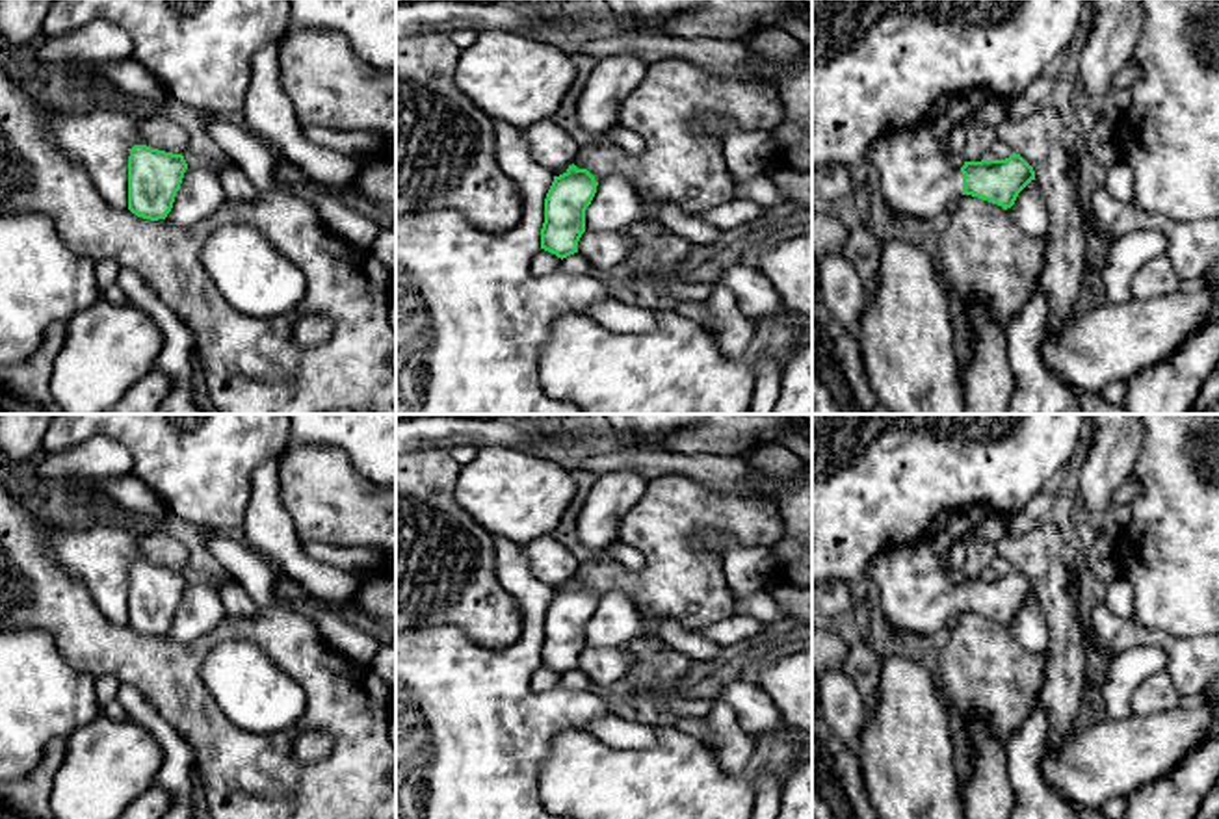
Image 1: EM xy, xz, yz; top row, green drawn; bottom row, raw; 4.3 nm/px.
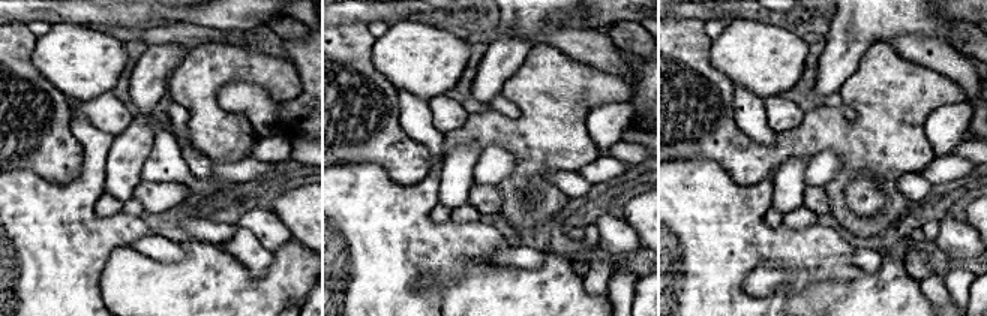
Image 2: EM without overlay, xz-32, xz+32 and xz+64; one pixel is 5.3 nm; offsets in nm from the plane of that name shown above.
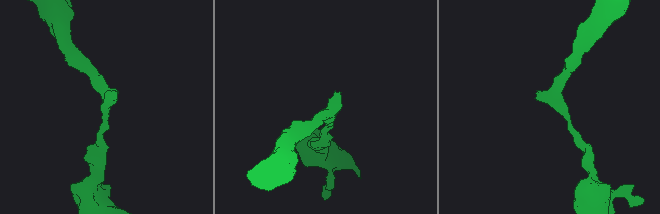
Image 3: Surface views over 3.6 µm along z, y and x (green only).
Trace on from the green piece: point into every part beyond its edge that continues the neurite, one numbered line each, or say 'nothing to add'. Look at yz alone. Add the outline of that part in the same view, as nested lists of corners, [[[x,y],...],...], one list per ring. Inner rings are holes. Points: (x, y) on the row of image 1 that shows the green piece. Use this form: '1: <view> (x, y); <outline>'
1: yz (909, 168); [[[925,124],[879,137],[866,152],[866,167],[872,169],[885,201],[898,215],[935,219],[948,201],[963,197],[961,169],[948,163],[938,137]]]

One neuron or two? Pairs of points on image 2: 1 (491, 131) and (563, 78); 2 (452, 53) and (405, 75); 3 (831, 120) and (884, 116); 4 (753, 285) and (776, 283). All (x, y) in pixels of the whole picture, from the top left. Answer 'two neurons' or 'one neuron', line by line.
1: one neuron
2: one neuron
3: one neuron
4: one neuron

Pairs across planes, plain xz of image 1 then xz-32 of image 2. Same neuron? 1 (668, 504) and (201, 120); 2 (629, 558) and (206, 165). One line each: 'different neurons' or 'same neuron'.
1: same neuron
2: same neuron

